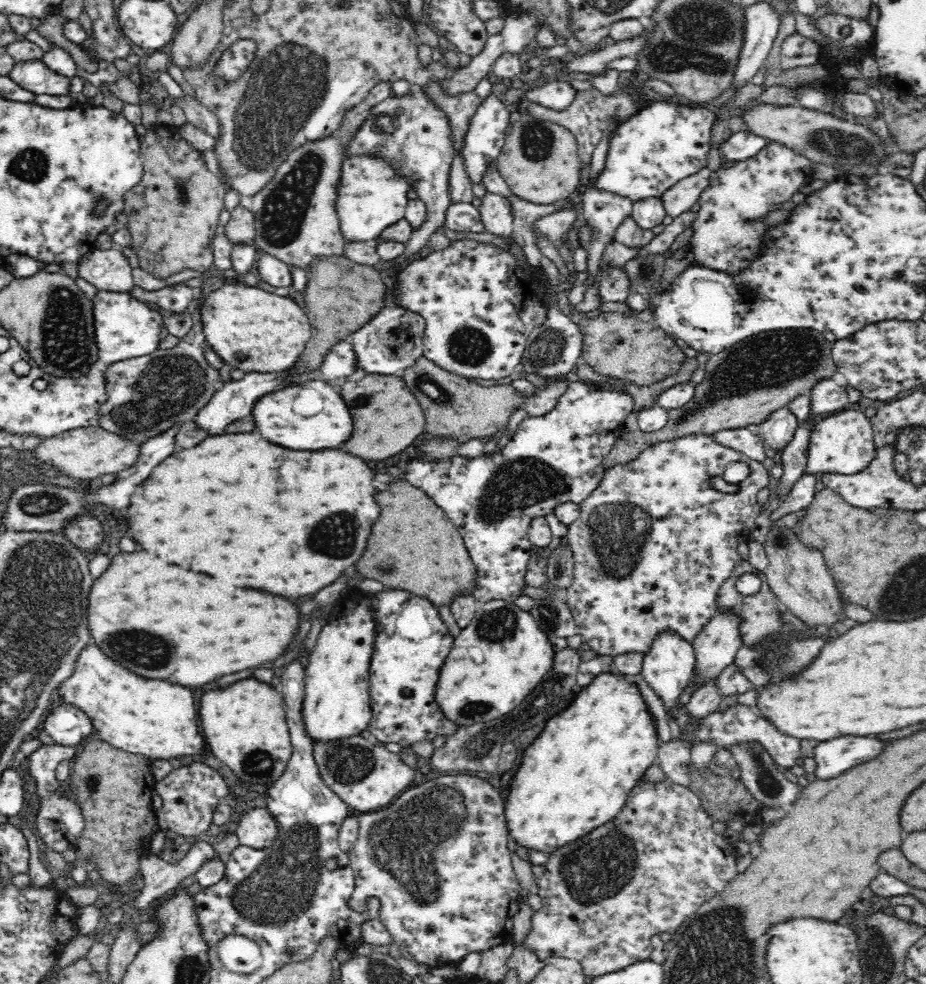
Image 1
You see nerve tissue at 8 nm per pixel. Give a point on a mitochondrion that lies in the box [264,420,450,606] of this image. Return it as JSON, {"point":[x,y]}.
{"point":[335,535]}

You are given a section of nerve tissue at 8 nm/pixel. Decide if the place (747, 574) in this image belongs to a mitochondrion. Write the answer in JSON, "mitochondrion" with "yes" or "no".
{"mitochondrion":"no"}

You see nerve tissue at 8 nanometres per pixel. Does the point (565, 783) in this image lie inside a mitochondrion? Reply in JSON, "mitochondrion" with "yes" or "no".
{"mitochondrion":"no"}

